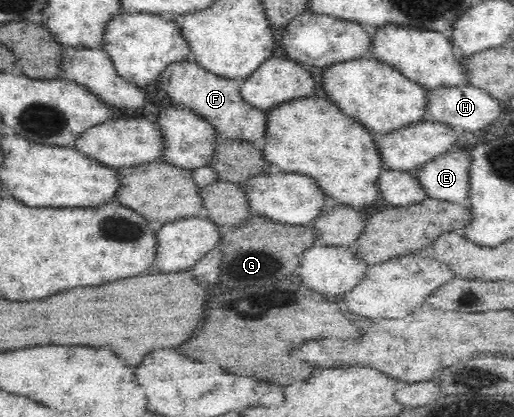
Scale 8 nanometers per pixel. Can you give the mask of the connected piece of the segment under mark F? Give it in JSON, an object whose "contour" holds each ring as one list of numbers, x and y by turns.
{"contour":[[186,58,168,64,158,74,156,81,162,90,168,92,174,104,192,109,199,117,206,120,206,123,214,127,215,134,218,134,217,140,240,138,253,143,258,138,265,138,267,113,250,106,240,97,238,90,241,82,239,80,212,75,194,60]]}

